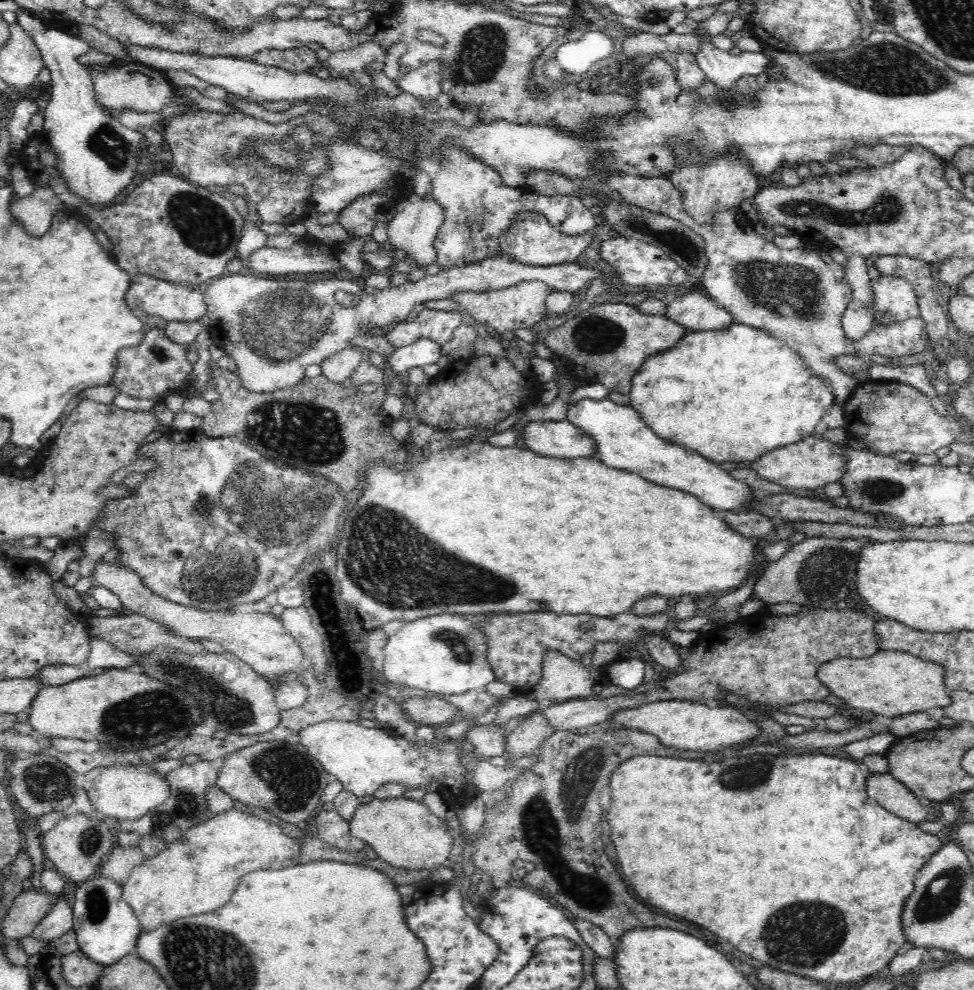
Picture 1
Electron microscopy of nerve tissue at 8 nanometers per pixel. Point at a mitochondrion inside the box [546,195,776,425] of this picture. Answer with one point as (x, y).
(593, 334)

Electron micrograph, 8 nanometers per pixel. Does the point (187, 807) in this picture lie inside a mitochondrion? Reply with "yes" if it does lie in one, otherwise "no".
yes

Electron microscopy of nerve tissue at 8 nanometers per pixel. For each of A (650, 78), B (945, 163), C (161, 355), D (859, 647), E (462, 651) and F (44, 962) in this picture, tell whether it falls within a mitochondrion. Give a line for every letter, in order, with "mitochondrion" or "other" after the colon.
A: mitochondrion
B: other
C: mitochondrion
D: other
E: mitochondrion
F: other

